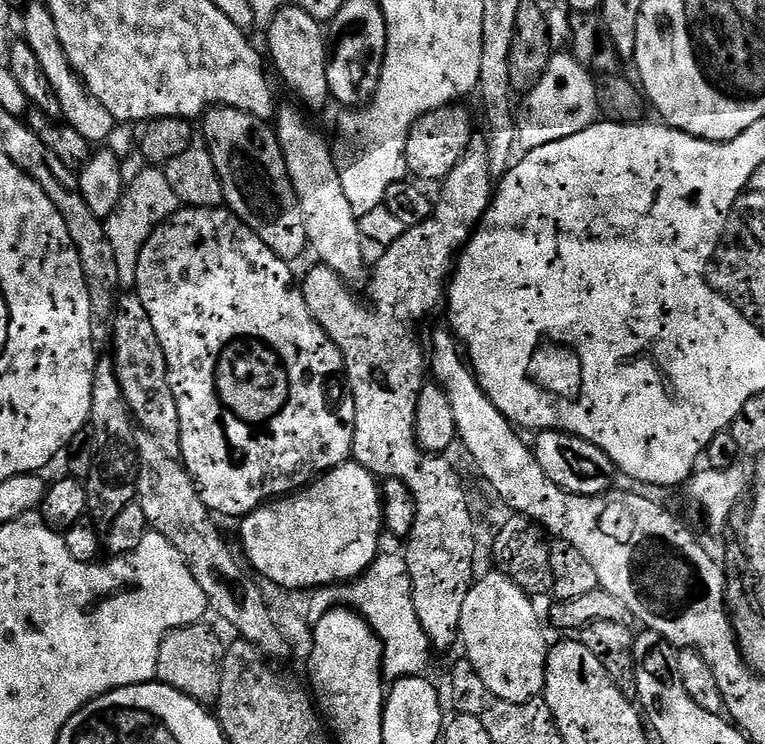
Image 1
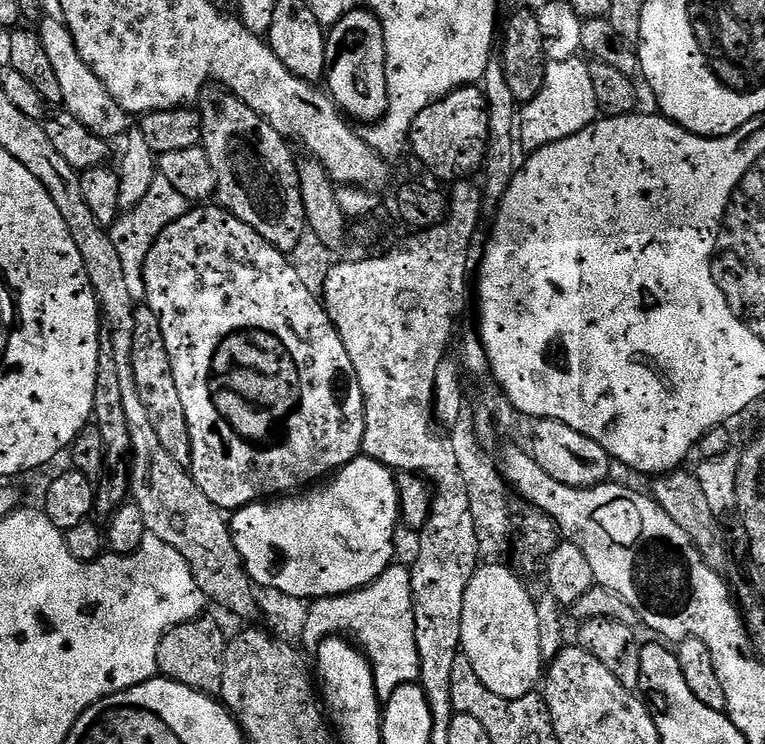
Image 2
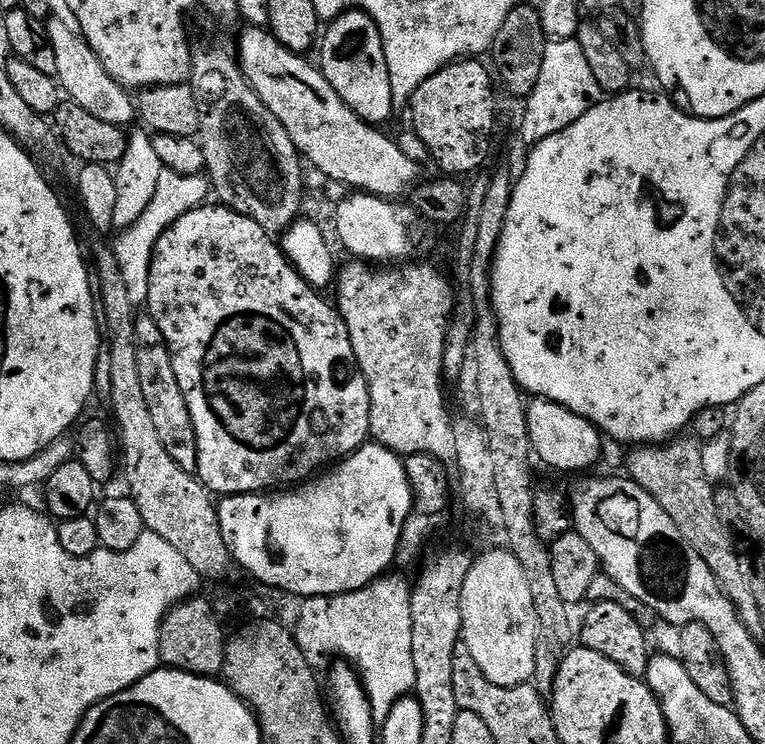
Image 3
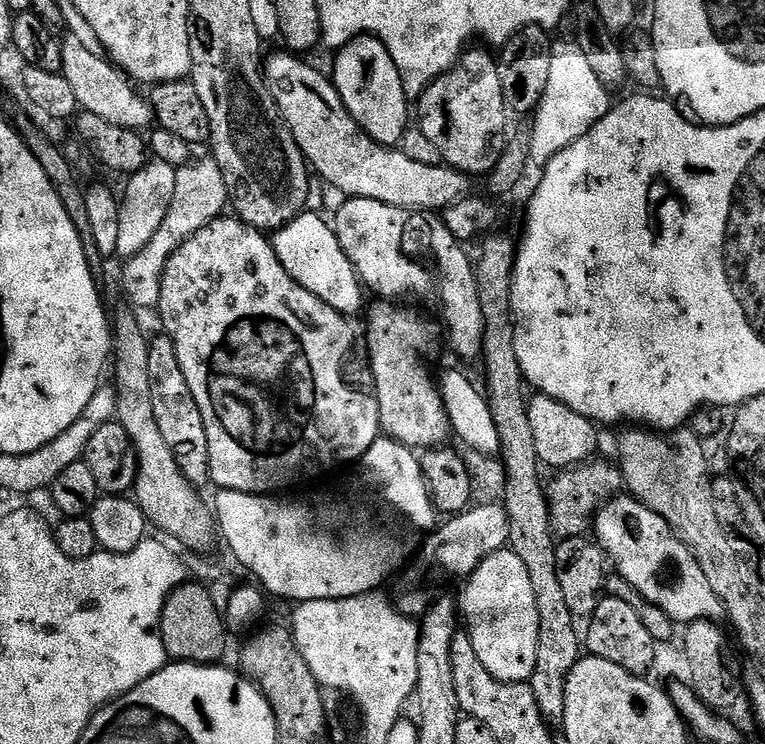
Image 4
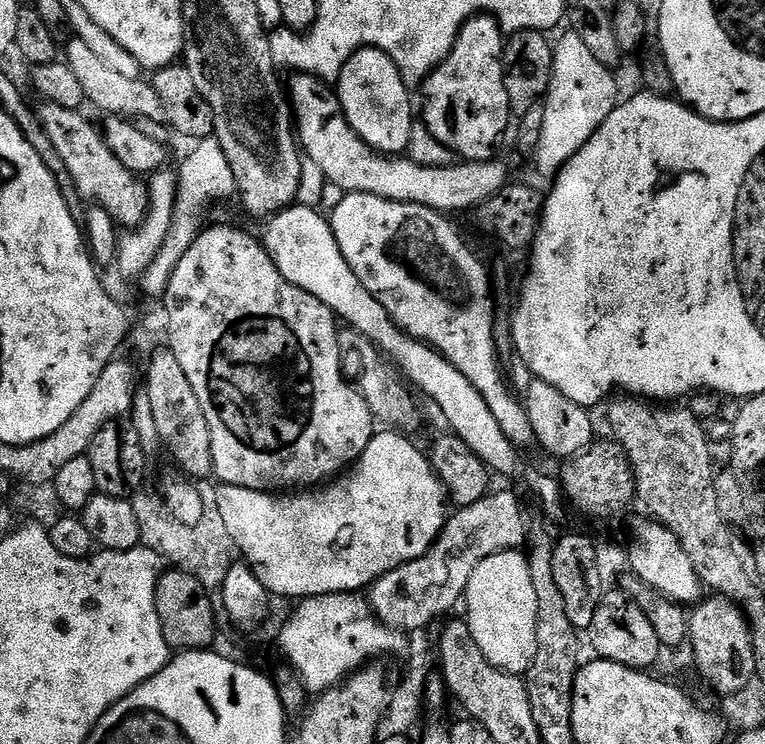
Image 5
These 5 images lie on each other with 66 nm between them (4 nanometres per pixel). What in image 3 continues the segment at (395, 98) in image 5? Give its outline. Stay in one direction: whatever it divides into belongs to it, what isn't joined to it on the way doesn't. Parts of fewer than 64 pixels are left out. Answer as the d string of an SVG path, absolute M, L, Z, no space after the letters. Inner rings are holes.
M368 26L365 32L352 36L336 52L333 60L322 64L324 76L334 86L334 90L362 118L370 125L384 126L392 116L392 71L388 69L388 59L380 31L374 26Z

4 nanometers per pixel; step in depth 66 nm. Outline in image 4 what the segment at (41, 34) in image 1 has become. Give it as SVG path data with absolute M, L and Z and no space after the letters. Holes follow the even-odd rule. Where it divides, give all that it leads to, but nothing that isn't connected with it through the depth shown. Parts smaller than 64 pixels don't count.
M65 35L60 50L62 52L62 74L66 82L70 82L70 90L74 90L77 105L90 114L98 114L98 118L106 118L114 126L144 130L154 120L152 105L136 93L137 85L125 76L111 60L98 54L90 54L78 38Z

